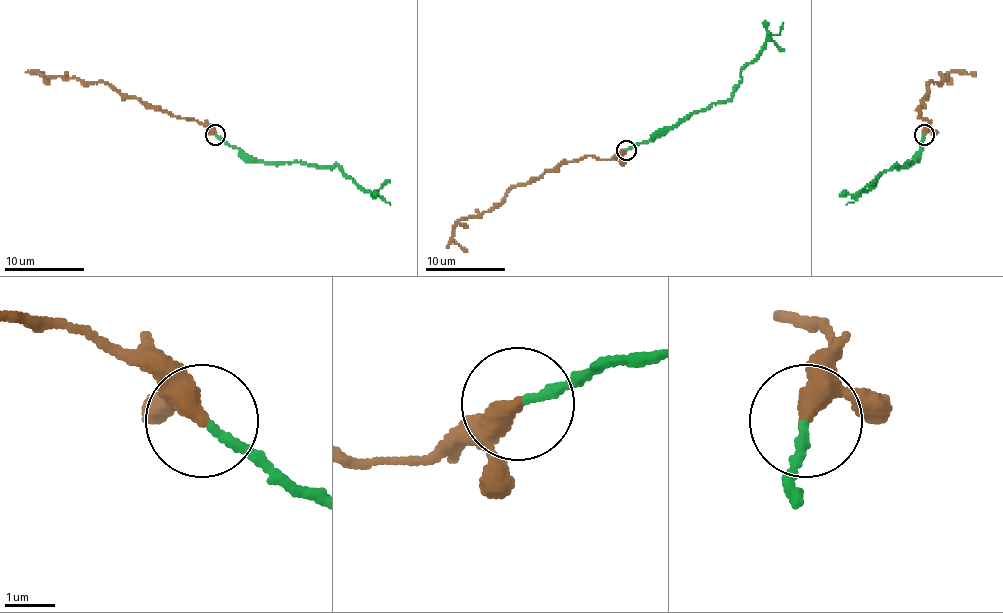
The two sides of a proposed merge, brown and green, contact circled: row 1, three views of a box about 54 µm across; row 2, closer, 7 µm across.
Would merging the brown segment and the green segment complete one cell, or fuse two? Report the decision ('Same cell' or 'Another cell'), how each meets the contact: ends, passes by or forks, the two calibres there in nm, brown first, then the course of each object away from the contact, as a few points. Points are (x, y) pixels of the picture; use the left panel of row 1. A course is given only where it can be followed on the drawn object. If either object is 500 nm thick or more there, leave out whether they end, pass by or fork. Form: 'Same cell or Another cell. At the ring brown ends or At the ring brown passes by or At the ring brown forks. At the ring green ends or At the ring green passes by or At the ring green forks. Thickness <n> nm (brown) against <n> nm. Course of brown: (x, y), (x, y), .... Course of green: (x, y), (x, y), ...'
Same cell. At the ring brown passes by. At the ring green ends. Thickness 320 nm (brown) against 170 nm. Course of brown: (216, 134), (201, 124), (150, 108), (104, 82), (43, 72). Course of green: (216, 134), (252, 158), (265, 162), (298, 162), (342, 170), (358, 186), (390, 204)

